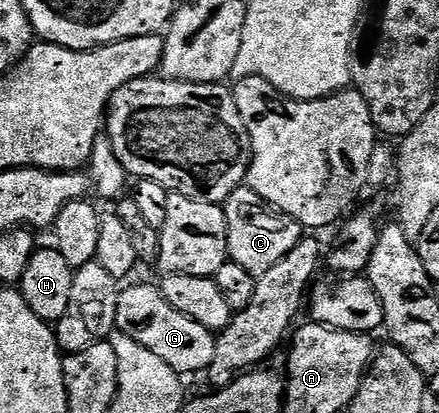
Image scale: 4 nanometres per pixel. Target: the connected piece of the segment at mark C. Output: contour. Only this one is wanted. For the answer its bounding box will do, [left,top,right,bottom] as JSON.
[226,186,304,277]

